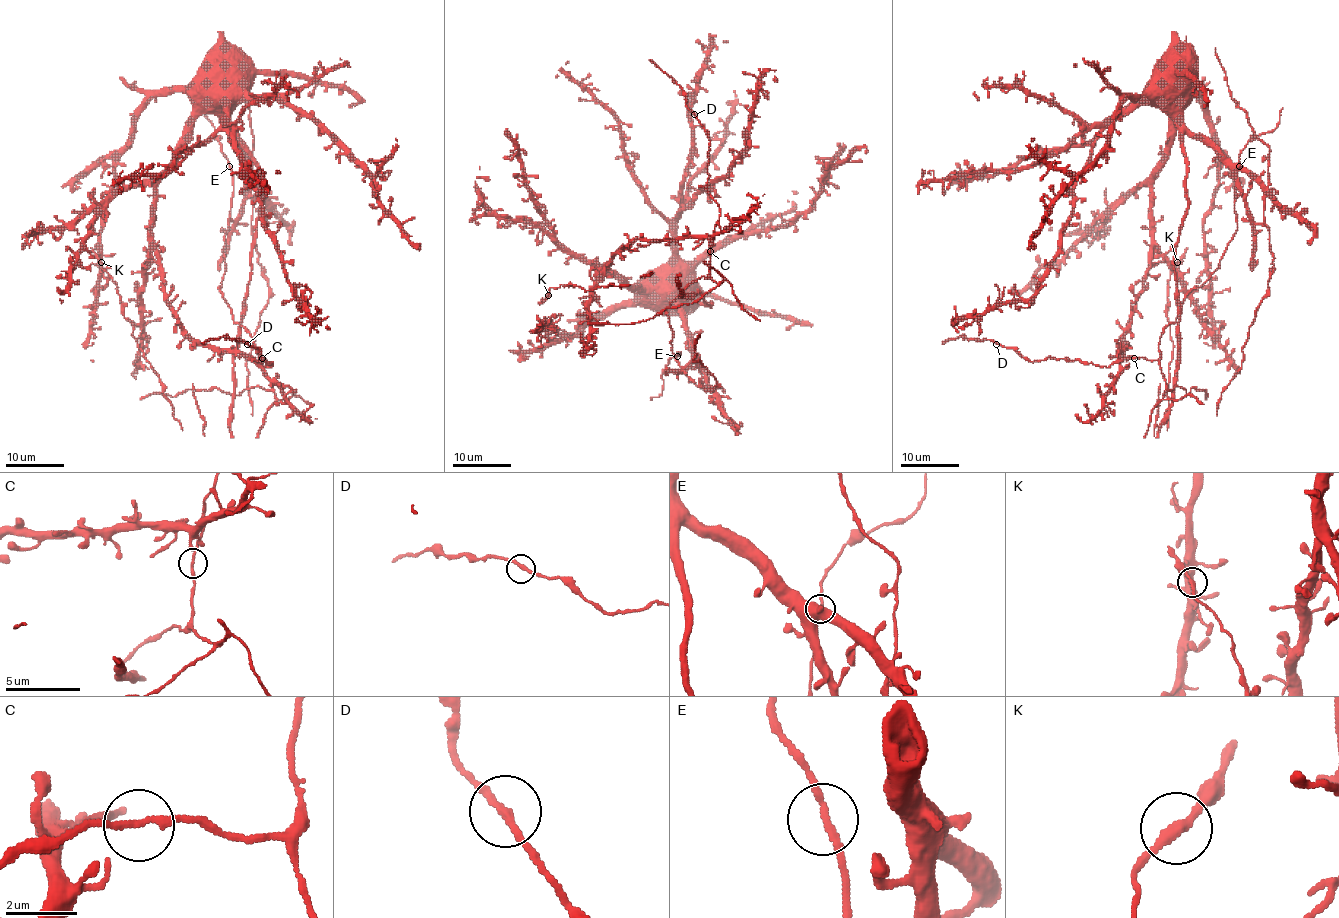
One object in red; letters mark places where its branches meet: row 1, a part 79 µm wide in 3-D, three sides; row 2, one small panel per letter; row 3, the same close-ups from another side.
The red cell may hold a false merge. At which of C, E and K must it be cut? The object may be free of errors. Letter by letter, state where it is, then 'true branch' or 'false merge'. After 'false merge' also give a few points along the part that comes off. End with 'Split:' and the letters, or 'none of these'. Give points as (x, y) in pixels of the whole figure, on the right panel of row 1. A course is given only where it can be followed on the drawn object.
C: (1134, 358) | true branch
E: (1239, 166) | true branch
K: (1177, 262) | true branch
Split: none of these

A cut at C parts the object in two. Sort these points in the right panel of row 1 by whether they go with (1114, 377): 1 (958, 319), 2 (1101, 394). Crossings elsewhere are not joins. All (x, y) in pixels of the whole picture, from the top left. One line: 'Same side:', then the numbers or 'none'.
Same side: 1, 2

